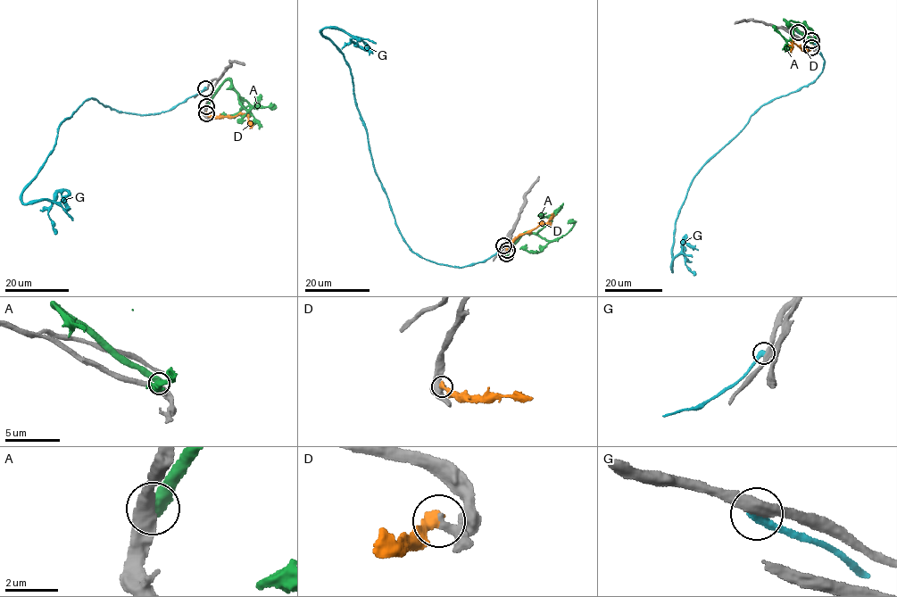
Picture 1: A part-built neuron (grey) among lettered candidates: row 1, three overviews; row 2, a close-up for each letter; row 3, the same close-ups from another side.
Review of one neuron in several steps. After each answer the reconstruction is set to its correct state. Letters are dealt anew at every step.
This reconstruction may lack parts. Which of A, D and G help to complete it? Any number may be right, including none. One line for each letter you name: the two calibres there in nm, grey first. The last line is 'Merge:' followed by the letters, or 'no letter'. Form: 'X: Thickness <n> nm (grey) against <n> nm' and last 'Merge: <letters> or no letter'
Merge: no letter

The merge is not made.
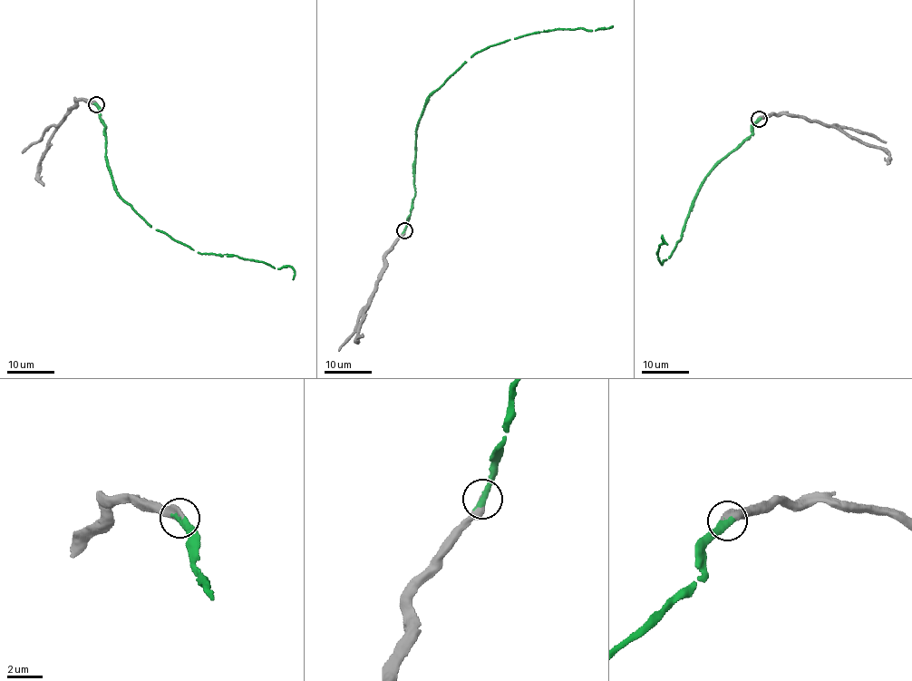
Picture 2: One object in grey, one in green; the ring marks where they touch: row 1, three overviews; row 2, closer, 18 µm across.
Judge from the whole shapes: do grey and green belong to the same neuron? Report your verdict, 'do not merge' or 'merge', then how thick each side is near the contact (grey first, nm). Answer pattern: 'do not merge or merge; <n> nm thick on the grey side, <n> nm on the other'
merge; 440 nm thick on the grey side, 460 nm on the other

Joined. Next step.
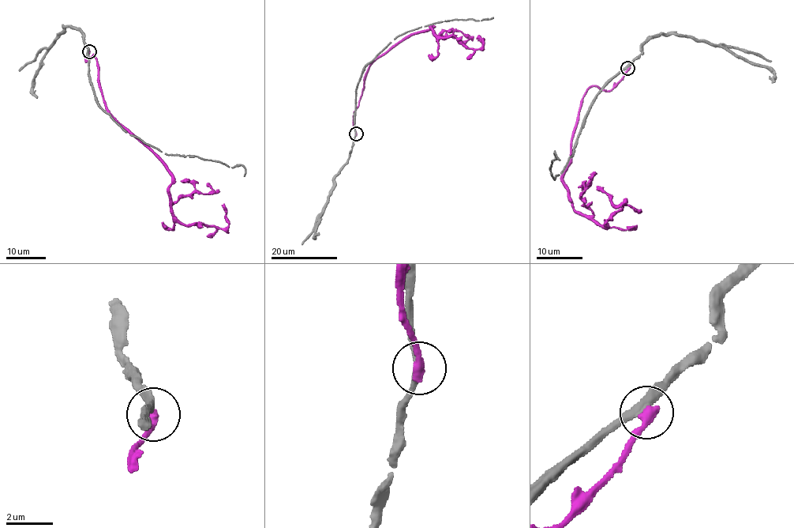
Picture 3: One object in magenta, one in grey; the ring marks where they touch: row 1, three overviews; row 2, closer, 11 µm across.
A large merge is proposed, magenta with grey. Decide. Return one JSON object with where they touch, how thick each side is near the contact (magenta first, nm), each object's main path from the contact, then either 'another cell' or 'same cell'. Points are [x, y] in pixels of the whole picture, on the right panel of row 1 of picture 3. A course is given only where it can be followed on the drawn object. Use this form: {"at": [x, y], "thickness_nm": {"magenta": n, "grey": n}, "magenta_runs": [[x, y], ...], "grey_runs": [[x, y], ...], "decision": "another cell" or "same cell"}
{"at": [627, 68], "thickness_nm": {"magenta": 440, "grey": 300}, "magenta_runs": [[628, 68], [611, 90], [588, 88], [563, 178], [571, 205], [606, 226], [625, 202], [614, 205], [597, 186]], "grey_runs": [[628, 68], [597, 96], [574, 153], [553, 179], [549, 167], [552, 159], [556, 160], [554, 152], [560, 160]], "decision": "another cell"}

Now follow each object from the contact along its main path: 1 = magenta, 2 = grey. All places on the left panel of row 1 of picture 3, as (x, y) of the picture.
1: (89, 51), (86, 62), (95, 55), (107, 113), (170, 175), (170, 205), (178, 220), (226, 230), (223, 203)
2: (88, 50), (88, 77), (99, 107), (129, 135), (169, 154), (196, 156), (229, 167), (241, 165), (245, 176)

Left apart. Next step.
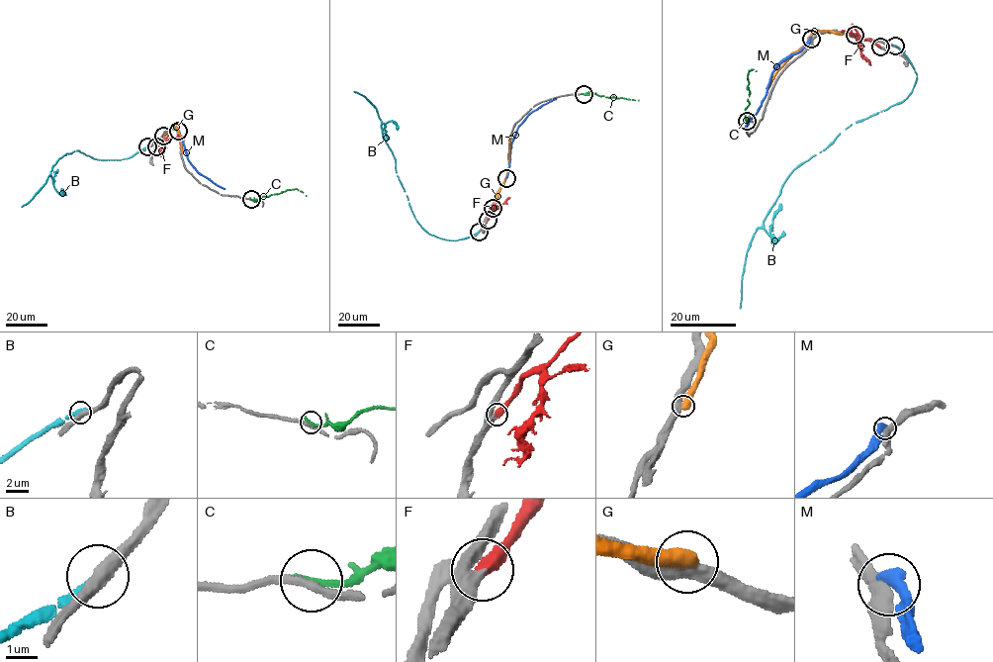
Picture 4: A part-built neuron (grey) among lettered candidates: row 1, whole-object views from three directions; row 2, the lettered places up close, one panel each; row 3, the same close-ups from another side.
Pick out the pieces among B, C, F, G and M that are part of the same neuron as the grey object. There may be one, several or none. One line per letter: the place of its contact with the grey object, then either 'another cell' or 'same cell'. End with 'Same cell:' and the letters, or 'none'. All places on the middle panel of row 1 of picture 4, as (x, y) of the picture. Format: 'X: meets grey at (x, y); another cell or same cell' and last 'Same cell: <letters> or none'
B: meets grey at (479, 232); another cell
C: meets grey at (584, 94); another cell
F: meets grey at (488, 220); same cell
G: meets grey at (493, 208); another cell
M: meets grey at (506, 178); another cell
Same cell: F

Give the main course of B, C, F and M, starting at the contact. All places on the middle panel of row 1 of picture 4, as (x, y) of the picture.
B: (479, 232), (455, 240), (429, 235), (421, 227), (399, 178), (396, 159), (382, 135), (375, 106), (354, 91)
C: (584, 94), (591, 92), (607, 97), (638, 100)
F: (487, 220), (496, 206), (489, 208)
M: (506, 178), (511, 144), (519, 125), (532, 112), (556, 98)

